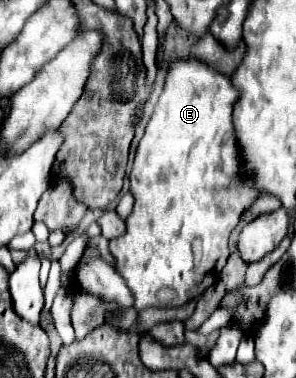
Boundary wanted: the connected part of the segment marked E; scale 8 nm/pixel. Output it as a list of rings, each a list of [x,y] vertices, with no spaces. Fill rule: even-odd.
[[[195,58],[175,60],[169,64],[165,90],[151,120],[147,122],[145,136],[137,146],[133,170],[129,174],[129,190],[135,198],[133,212],[125,220],[125,234],[109,240],[115,270],[127,282],[135,300],[133,308],[137,312],[149,306],[183,306],[199,288],[203,288],[211,270],[213,282],[219,280],[219,274],[229,258],[229,234],[239,222],[239,214],[255,200],[249,188],[245,188],[245,194],[239,196],[231,194],[229,188],[229,182],[241,174],[237,162],[237,140],[231,122],[233,102],[237,96],[239,92],[227,76],[219,76]],[[195,240],[199,240],[199,262],[193,254]]]

